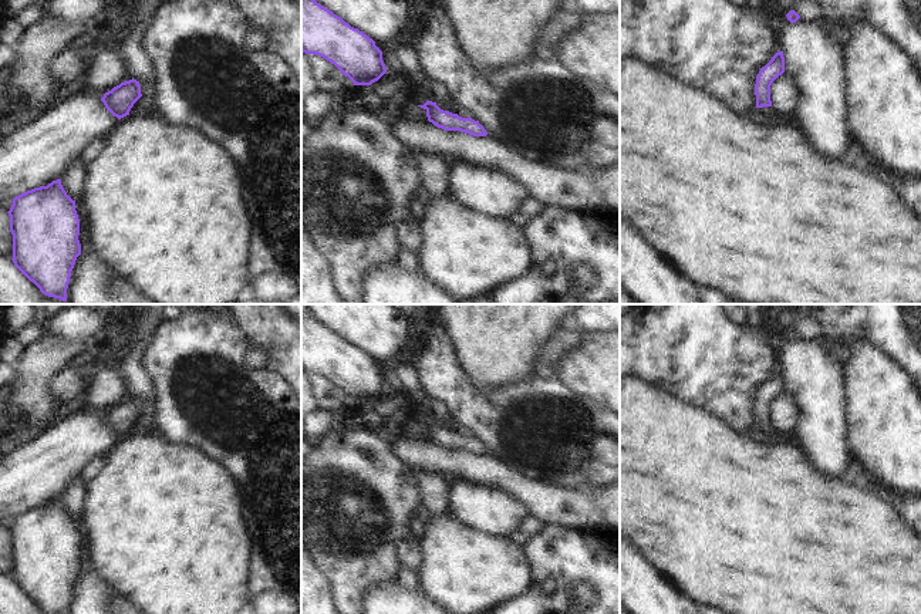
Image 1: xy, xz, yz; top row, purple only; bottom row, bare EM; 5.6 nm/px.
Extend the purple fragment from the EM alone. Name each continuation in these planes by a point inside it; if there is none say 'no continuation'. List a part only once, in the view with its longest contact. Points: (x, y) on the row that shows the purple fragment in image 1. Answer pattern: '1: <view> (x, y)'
1: yz (765, 112)

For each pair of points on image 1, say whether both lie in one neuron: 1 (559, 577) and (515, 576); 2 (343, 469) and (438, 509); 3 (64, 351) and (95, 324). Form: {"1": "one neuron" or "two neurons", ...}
{"1": "two neurons", "2": "two neurons", "3": "two neurons"}

